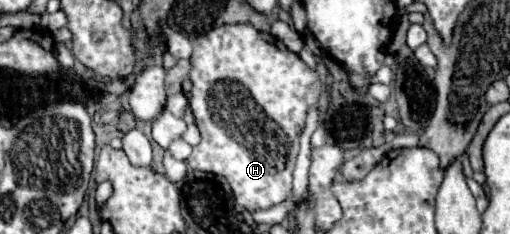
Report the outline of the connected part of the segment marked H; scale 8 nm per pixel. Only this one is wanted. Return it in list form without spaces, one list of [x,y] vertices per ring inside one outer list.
[[[242,24],[218,26],[212,28],[208,34],[198,36],[194,40],[194,52],[190,62],[190,108],[202,134],[202,142],[194,146],[192,154],[188,156],[190,168],[224,176],[238,204],[242,204],[248,212],[254,212],[258,208],[270,208],[286,200],[292,190],[292,170],[298,156],[298,140],[304,130],[306,114],[310,106],[318,102],[318,96],[322,92],[318,72],[308,68],[298,54],[290,52],[272,34]]]

